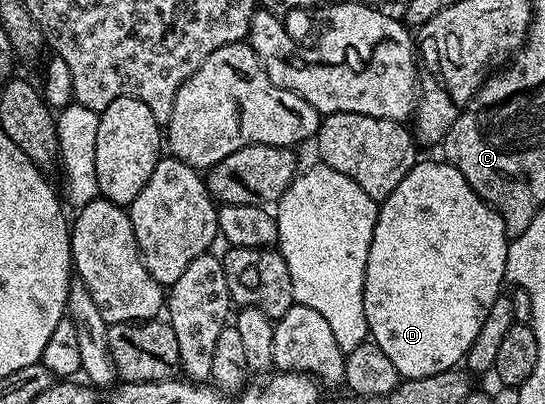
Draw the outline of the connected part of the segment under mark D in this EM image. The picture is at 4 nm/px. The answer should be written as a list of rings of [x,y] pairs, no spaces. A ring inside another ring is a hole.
[[[432,160],[426,161],[425,164],[424,161],[418,162],[412,167],[410,174],[406,174],[406,178],[402,178],[402,182],[398,182],[394,191],[379,205],[364,275],[364,313],[371,339],[375,340],[382,354],[386,354],[390,362],[394,362],[394,366],[405,380],[417,380],[455,369],[470,350],[471,340],[478,338],[478,330],[482,330],[482,322],[486,322],[487,308],[501,299],[500,287],[506,284],[504,271],[510,237],[504,231],[504,219],[472,189],[470,182],[462,178],[455,166],[447,162],[439,163],[435,164]]]

